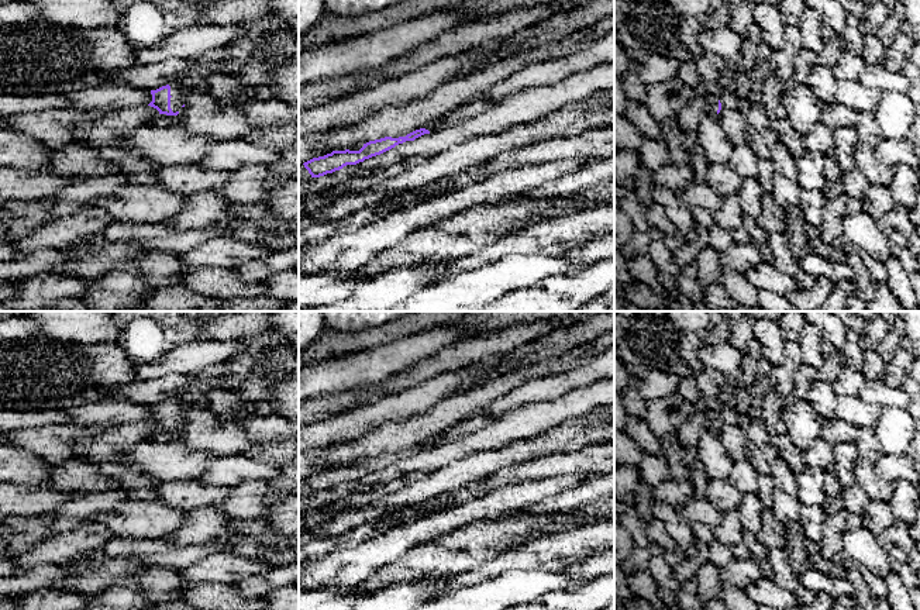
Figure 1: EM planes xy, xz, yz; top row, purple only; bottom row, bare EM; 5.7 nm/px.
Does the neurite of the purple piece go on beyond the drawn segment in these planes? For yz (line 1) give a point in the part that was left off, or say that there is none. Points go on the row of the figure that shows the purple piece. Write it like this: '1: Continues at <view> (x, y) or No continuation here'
1: Continues at yz (712, 100)

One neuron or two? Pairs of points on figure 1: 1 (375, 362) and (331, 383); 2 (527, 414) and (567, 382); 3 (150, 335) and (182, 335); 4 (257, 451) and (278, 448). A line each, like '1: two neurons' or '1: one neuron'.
1: one neuron
2: two neurons
3: one neuron
4: one neuron

